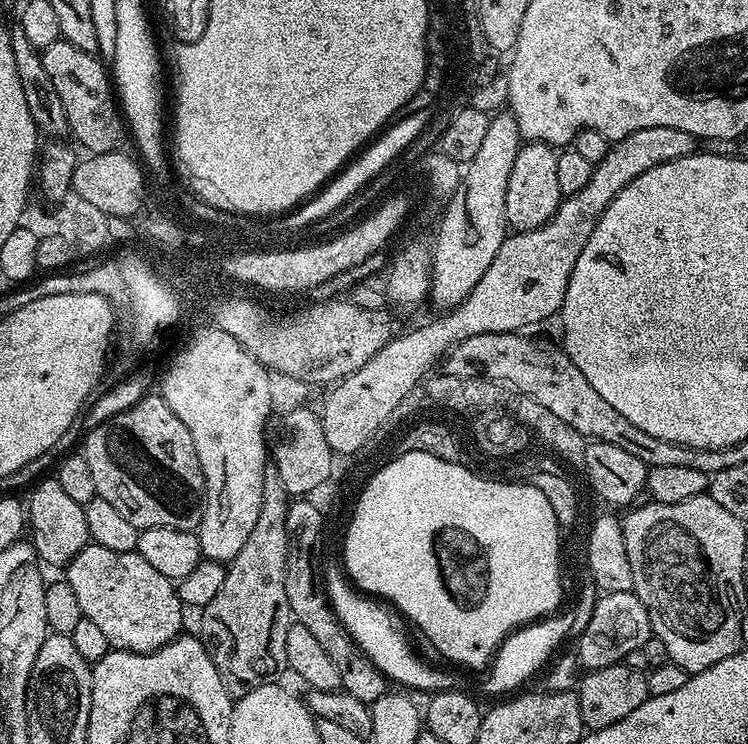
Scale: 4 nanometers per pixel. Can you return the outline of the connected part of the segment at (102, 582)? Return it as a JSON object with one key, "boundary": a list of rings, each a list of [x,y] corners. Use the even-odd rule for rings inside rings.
{"boundary":[[[89,542],[66,565],[66,579],[78,598],[81,617],[95,622],[113,649],[157,652],[181,635],[186,608],[180,602],[177,585],[158,574],[137,551],[106,550],[106,546]]]}

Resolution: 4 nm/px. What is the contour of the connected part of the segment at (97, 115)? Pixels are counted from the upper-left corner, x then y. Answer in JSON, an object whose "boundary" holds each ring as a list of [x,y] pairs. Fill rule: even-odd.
{"boundary":[[[61,38],[42,50],[42,59],[50,82],[54,82],[54,90],[58,90],[58,98],[62,98],[71,139],[88,154],[117,151],[124,132],[126,136],[126,121],[109,69],[100,57],[86,54],[86,50],[78,50],[78,46],[70,46],[70,42]]]}

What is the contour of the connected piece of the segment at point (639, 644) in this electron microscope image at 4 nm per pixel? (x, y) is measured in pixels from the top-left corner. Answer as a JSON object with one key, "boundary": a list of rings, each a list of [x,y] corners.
{"boundary":[[[605,592],[599,598],[601,600],[593,606],[584,624],[584,633],[580,636],[578,659],[584,670],[605,668],[623,662],[630,650],[643,648],[644,643],[653,635],[650,614],[635,592]]]}

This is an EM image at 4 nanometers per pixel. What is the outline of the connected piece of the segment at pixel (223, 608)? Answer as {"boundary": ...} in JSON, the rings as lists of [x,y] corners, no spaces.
{"boundary":[[[269,479],[258,522],[254,522],[246,546],[242,546],[227,565],[226,582],[222,582],[218,594],[214,594],[199,613],[199,639],[203,640],[226,690],[234,698],[250,694],[250,690],[263,684],[279,681],[279,676],[288,668],[286,634],[294,623],[290,602],[286,602],[290,555],[286,514],[289,503],[289,494],[280,481]]]}

